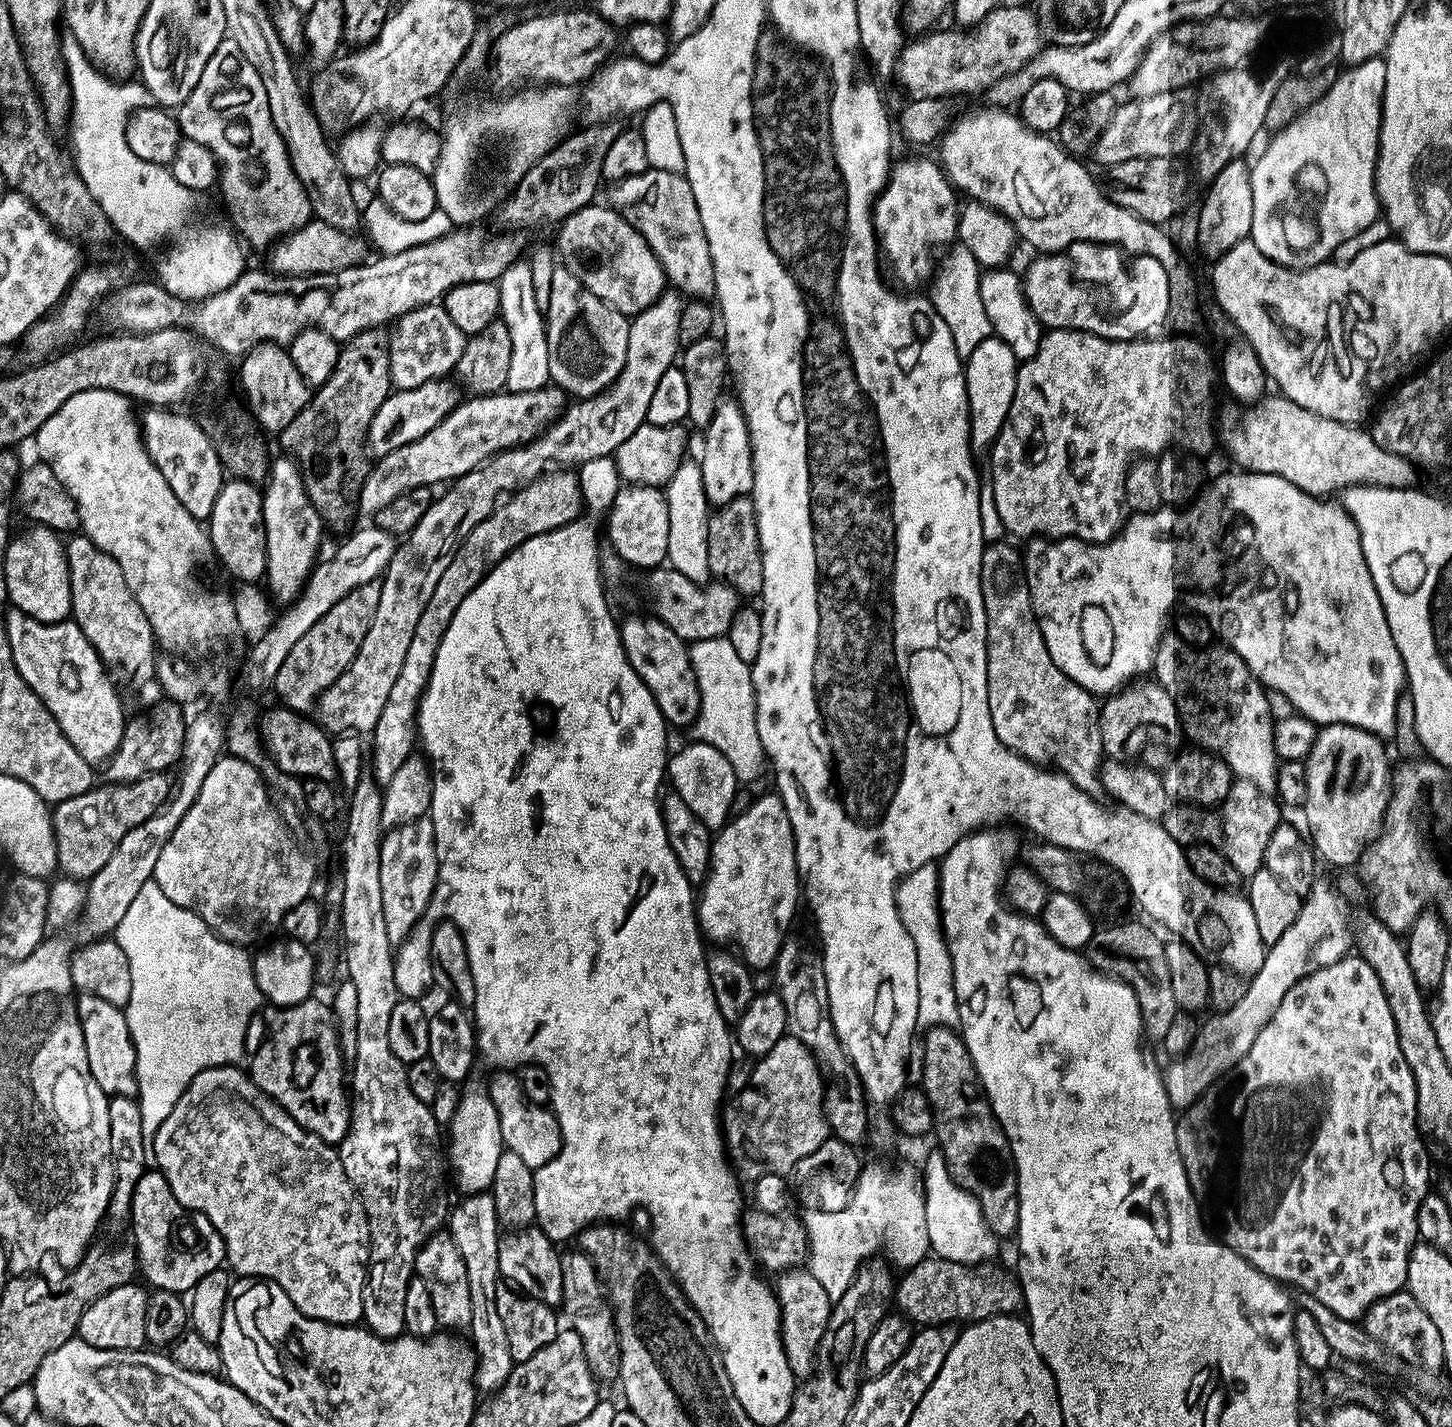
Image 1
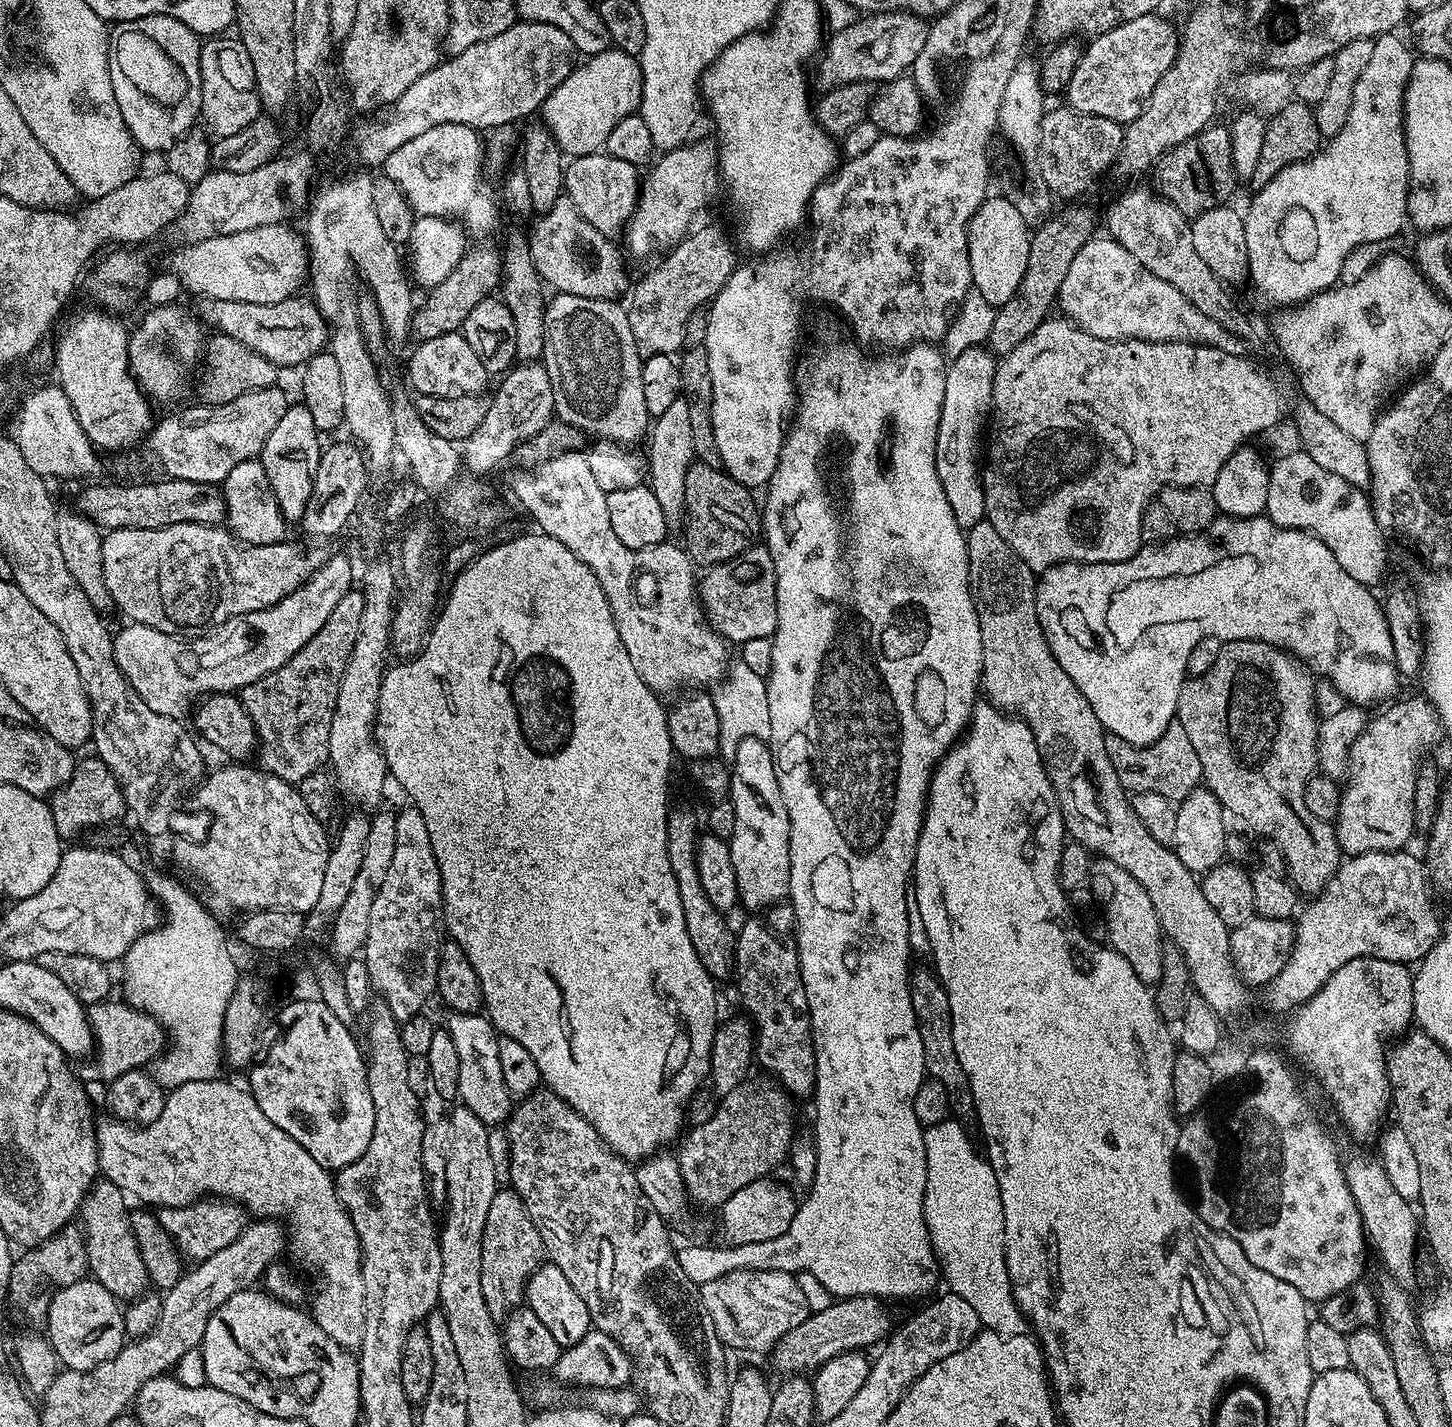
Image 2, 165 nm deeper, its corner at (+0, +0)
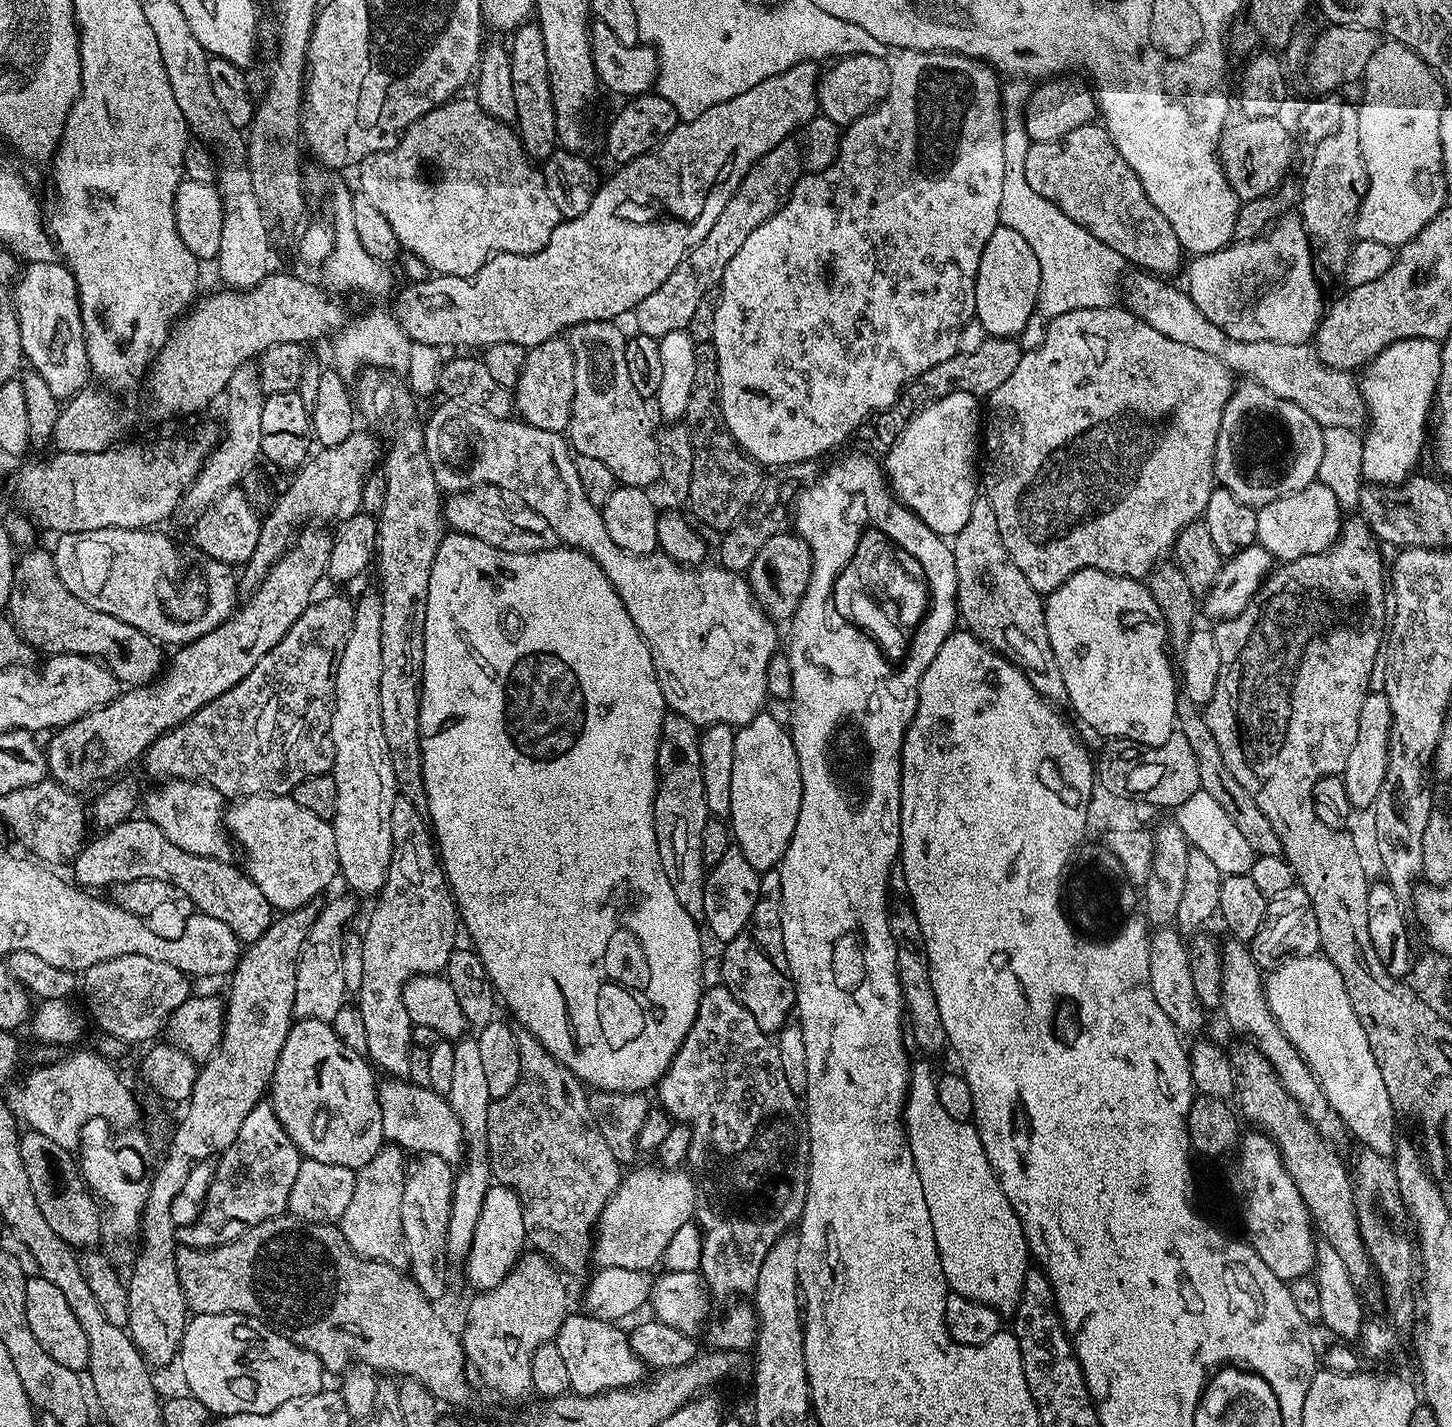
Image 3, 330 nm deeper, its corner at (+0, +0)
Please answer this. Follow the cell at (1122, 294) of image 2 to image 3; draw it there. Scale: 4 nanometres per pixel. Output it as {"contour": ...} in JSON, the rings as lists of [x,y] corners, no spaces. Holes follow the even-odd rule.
{"contour":[[[1143,270],[1133,271],[1128,281],[1123,281],[1128,291],[1126,307],[1142,322],[1154,326],[1166,338],[1182,342],[1182,346],[1194,346],[1202,354],[1218,358],[1237,377],[1265,388],[1279,400],[1294,402],[1310,418],[1314,418],[1321,429],[1360,428],[1366,424],[1364,401],[1360,398],[1360,386],[1352,372],[1339,372],[1327,368],[1316,356],[1315,347],[1308,344],[1287,344],[1286,342],[1242,342],[1230,340],[1214,322],[1210,322],[1194,306],[1187,291],[1175,288],[1161,277]]]}

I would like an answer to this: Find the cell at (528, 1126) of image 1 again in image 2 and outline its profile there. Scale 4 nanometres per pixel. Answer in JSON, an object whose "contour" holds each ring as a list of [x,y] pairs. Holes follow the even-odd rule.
{"contour":[[[452,1012],[446,1031],[458,1050],[458,1096],[463,1107],[474,1110],[489,1126],[503,1125],[512,1115],[514,1097],[506,1090],[502,1065],[498,1058],[498,1033],[487,1015],[480,1012]]]}

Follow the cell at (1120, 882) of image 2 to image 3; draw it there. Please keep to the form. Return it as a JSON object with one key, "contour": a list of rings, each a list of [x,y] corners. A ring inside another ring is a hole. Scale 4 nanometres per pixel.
{"contour":[[[1164,926],[1151,933],[1148,942],[1148,950],[1150,952],[1150,990],[1154,990],[1154,998],[1158,1002],[1158,1006],[1162,1006],[1162,1011],[1165,1012],[1166,1018],[1170,1018],[1170,1022],[1174,1022],[1177,1032],[1185,1037],[1192,1035],[1192,1037],[1195,1037],[1200,1034],[1195,1034],[1195,1032],[1200,1032],[1204,1028],[1206,1009],[1200,1003],[1199,997],[1196,996],[1194,968],[1188,965],[1188,952],[1184,949],[1184,942],[1179,935],[1181,936],[1181,933],[1172,926]]]}

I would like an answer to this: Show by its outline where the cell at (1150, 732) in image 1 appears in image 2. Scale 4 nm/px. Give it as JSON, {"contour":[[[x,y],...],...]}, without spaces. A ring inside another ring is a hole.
{"contour":[[[1180,723],[1171,726],[1147,748],[1135,748],[1122,738],[1106,735],[1106,754],[1110,754],[1110,763],[1118,774],[1118,782],[1122,782],[1125,792],[1153,792],[1162,794],[1162,798],[1179,802],[1185,800],[1195,788],[1202,784],[1202,762],[1198,762],[1198,754],[1186,730]]]}

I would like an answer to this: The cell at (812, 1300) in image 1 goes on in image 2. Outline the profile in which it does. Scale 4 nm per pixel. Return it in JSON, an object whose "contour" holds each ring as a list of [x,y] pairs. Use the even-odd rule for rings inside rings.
{"contour":[[[736,1270],[714,1282],[699,1285],[700,1297],[725,1349],[764,1352],[801,1324],[810,1311],[797,1277],[778,1270]]]}

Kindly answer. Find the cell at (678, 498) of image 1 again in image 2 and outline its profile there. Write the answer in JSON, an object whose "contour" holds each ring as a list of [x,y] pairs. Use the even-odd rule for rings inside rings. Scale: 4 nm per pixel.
{"contour":[[[682,398],[674,401],[666,414],[655,417],[647,441],[646,476],[654,498],[662,505],[669,529],[680,530],[684,527],[684,507],[686,506],[686,472],[694,463],[694,430],[690,426],[690,406]]]}

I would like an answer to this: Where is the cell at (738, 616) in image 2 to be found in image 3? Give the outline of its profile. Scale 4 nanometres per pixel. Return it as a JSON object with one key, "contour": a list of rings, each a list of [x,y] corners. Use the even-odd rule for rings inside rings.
{"contour":[[[778,530],[774,538],[770,538],[766,546],[758,550],[758,554],[754,554],[754,562],[746,573],[753,598],[773,622],[791,621],[806,594],[806,586],[811,577],[812,552],[808,543],[788,530]]]}

